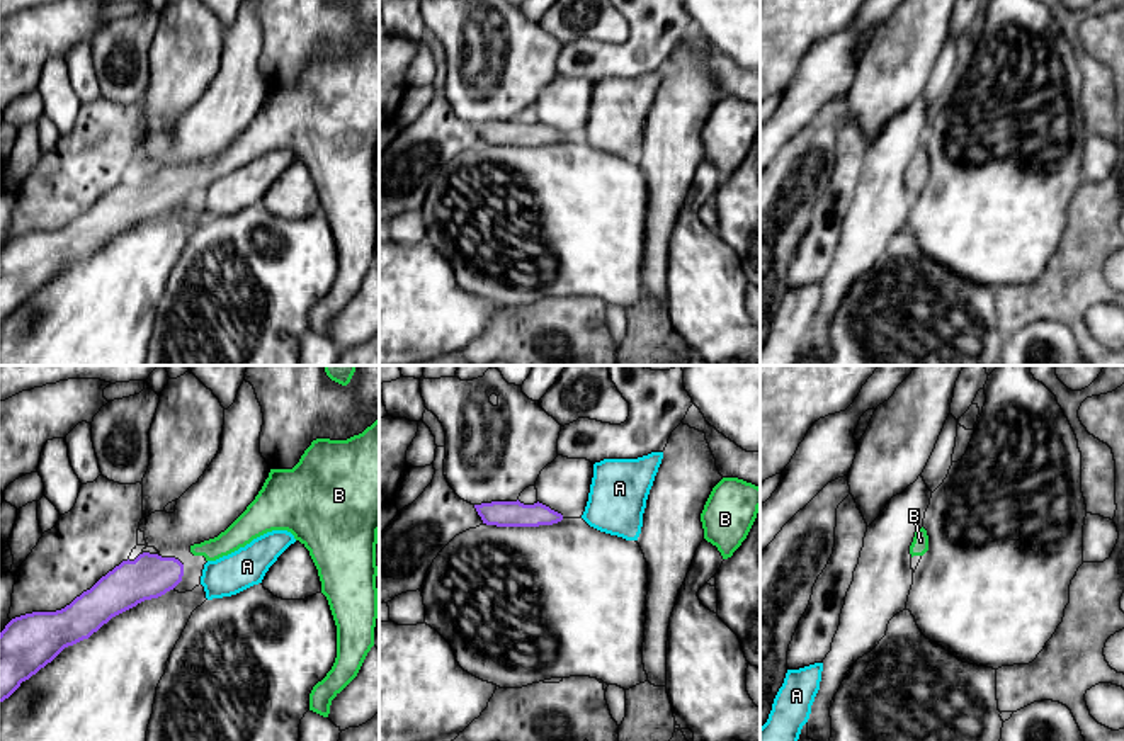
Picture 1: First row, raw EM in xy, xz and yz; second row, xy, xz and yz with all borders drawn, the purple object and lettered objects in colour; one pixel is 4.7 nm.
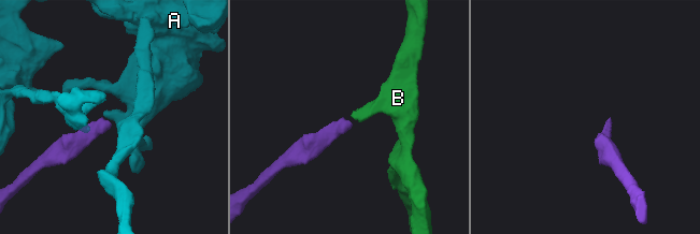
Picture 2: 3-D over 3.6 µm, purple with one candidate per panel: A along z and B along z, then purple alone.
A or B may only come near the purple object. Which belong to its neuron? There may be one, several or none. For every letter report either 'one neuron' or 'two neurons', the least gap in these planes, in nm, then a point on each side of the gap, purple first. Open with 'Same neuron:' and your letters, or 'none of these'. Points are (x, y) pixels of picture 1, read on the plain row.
Same neuron: B
A: two neurons; 90 nm apart; from purple across xy (182, 194), (201, 196)
B: one neuron; 70 nm apart; from purple across xy (179, 181), (191, 170)

